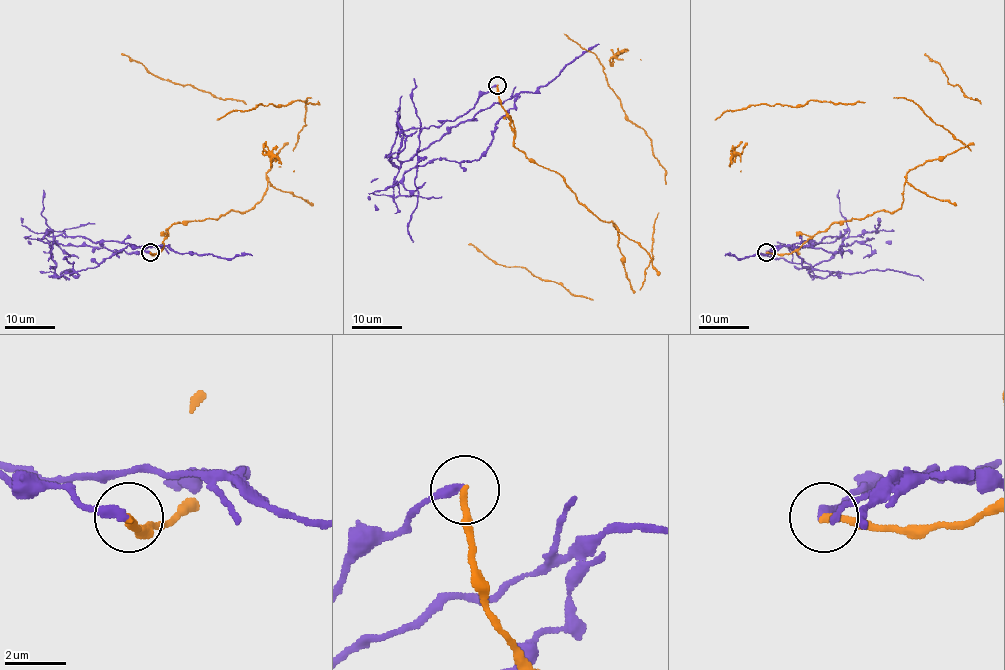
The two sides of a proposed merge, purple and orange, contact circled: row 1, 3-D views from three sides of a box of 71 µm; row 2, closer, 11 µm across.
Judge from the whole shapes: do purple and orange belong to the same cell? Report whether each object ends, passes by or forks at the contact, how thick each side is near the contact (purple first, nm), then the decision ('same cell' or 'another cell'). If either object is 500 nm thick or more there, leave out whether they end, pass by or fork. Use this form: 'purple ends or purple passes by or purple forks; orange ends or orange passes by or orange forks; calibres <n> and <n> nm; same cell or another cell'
purple ends; orange ends; calibres 320 and 240 nm; another cell

